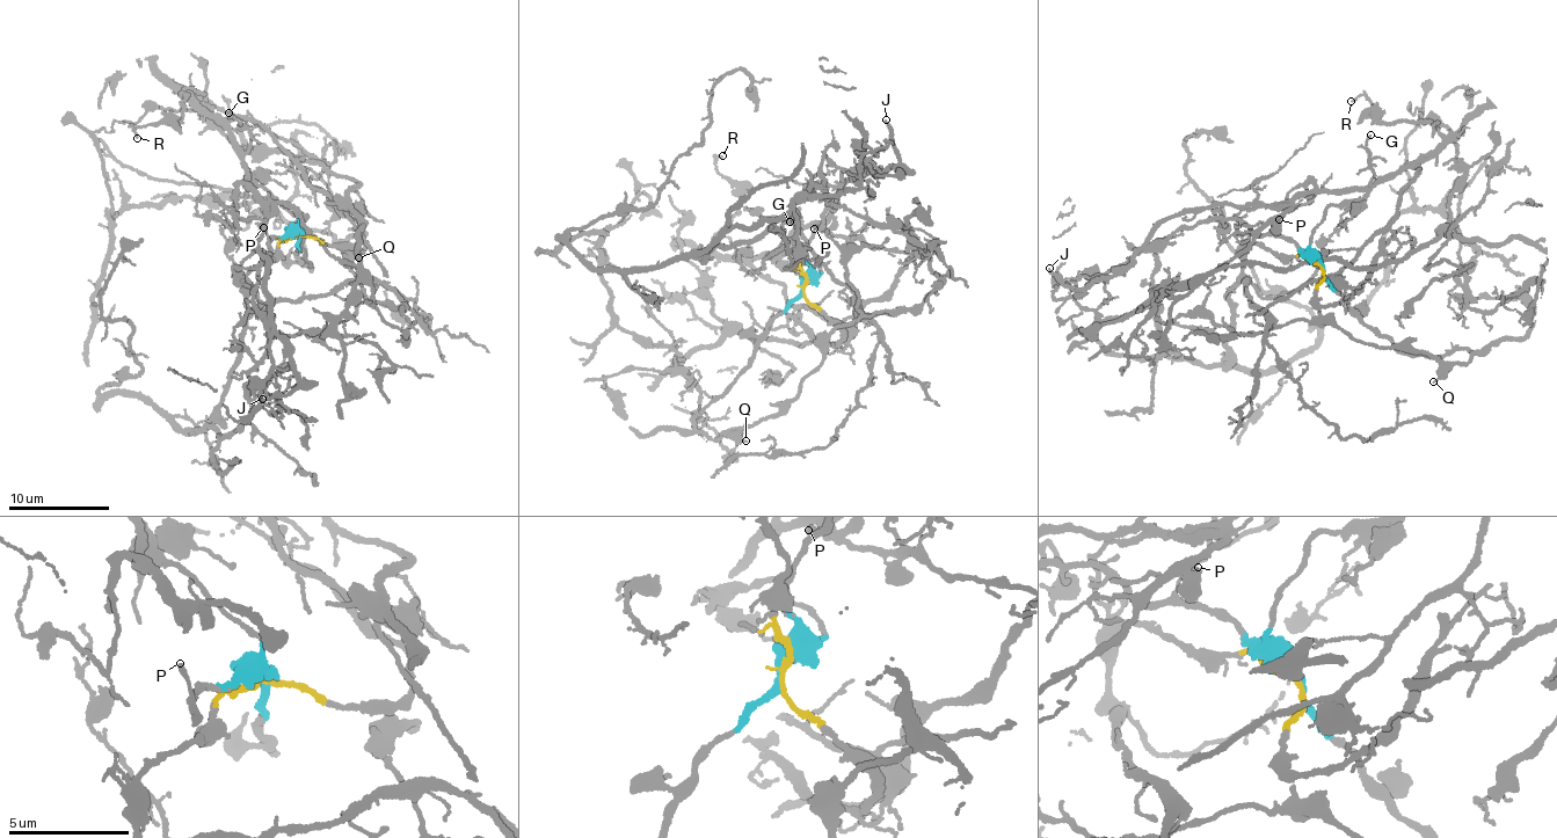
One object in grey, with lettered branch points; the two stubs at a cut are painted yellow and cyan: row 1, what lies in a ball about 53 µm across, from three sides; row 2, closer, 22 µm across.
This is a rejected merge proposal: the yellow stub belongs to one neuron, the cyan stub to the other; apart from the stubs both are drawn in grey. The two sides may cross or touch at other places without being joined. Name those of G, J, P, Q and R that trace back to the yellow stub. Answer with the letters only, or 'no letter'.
no letter

